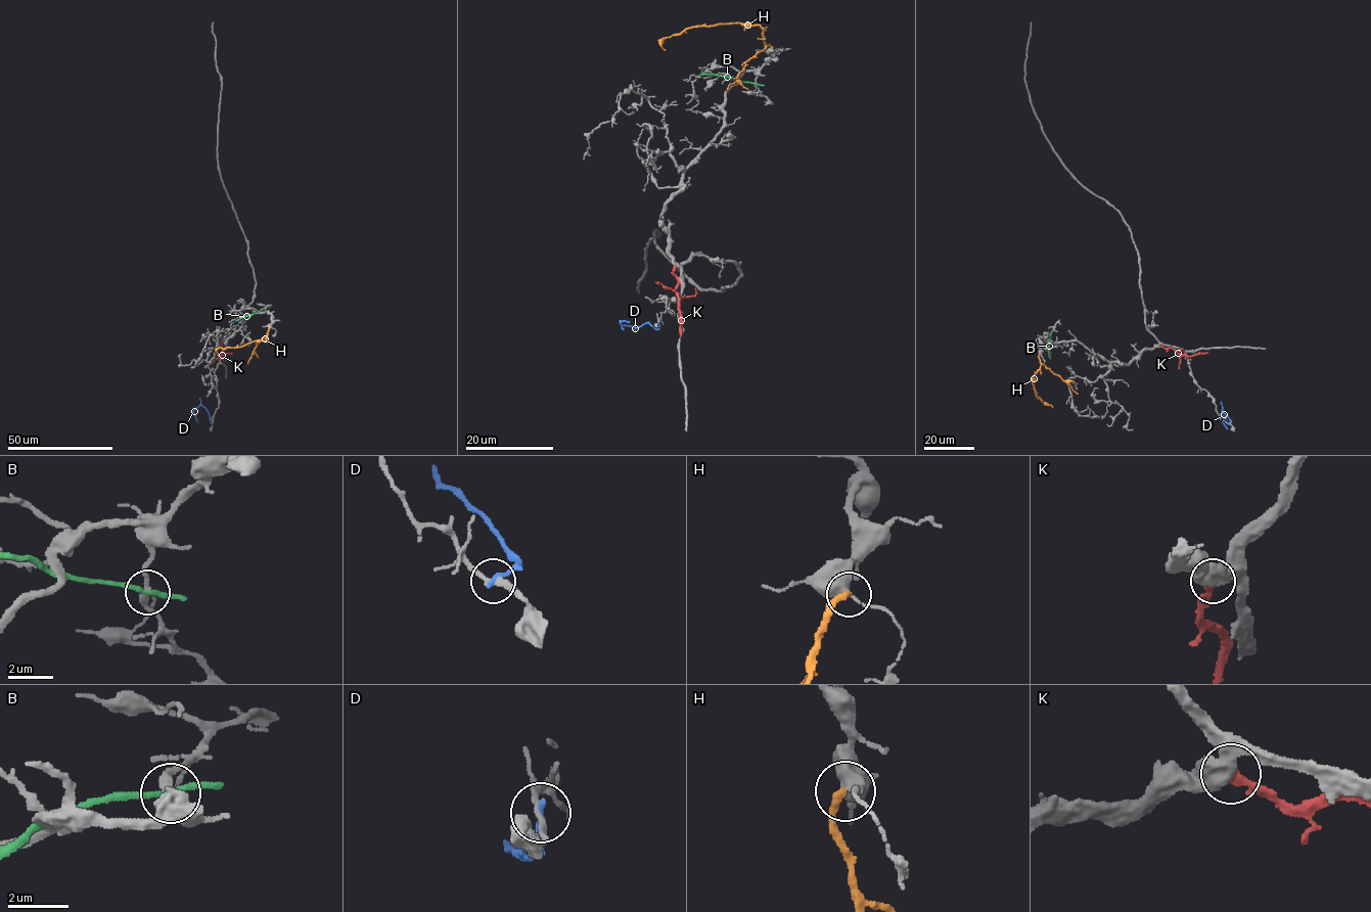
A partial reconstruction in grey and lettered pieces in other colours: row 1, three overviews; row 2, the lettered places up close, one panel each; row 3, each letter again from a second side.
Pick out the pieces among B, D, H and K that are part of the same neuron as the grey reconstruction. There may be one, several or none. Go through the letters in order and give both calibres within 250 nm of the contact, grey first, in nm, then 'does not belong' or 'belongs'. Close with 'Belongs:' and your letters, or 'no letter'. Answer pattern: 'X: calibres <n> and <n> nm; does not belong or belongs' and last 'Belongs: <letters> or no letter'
B: calibres 240 and 170 nm; does not belong
D: calibres 220 and 220 nm; does not belong
H: calibres 400 and 280 nm; belongs
K: calibres 480 and 320 nm; does not belong
Belongs: H

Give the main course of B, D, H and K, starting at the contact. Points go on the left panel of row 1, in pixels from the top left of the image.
B: (263, 311), (236, 320)
D: (212, 423), (201, 405), (193, 412), (197, 422)
H: (271, 327), (266, 339), (254, 340), (241, 347), (219, 348), (216, 352), (218, 356)
K: (222, 340), (224, 361)

